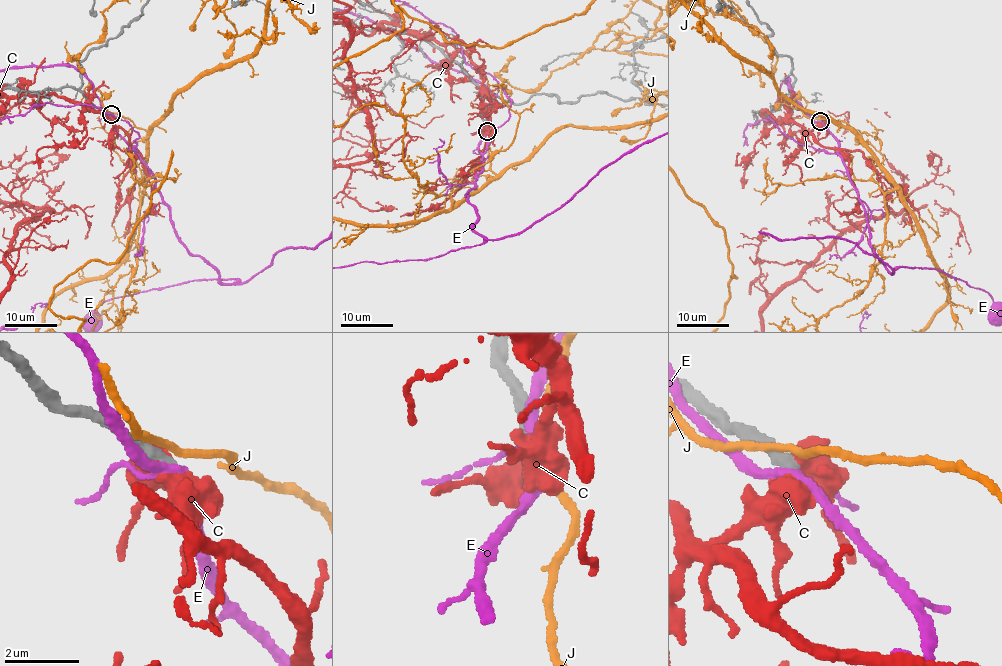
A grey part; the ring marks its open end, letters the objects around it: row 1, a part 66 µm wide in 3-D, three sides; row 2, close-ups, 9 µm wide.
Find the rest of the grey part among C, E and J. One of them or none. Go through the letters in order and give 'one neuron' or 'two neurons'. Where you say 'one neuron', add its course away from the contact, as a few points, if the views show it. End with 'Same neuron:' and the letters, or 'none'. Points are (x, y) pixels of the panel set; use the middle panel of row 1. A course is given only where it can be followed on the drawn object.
C: two neurons
E: two neurons
J: two neurons
Same neuron: none

